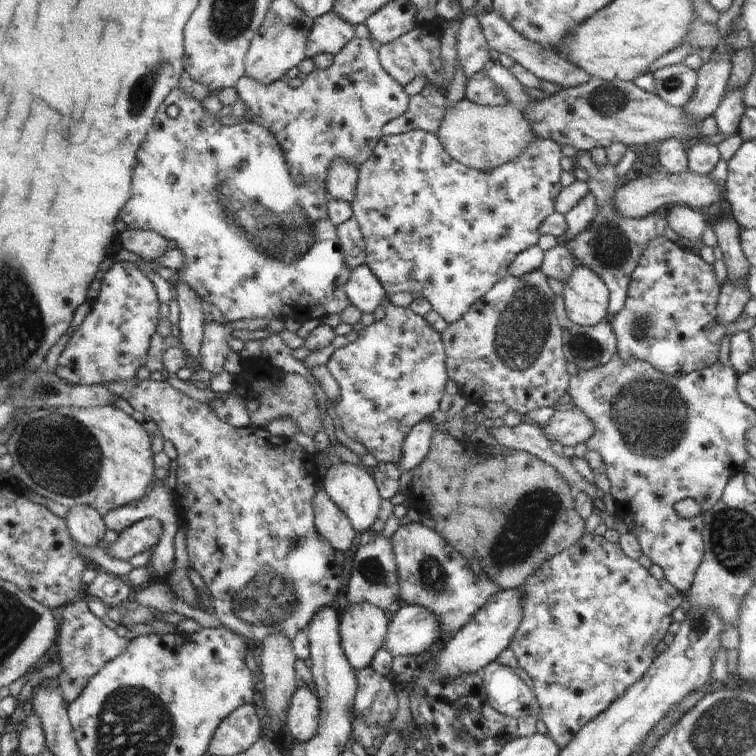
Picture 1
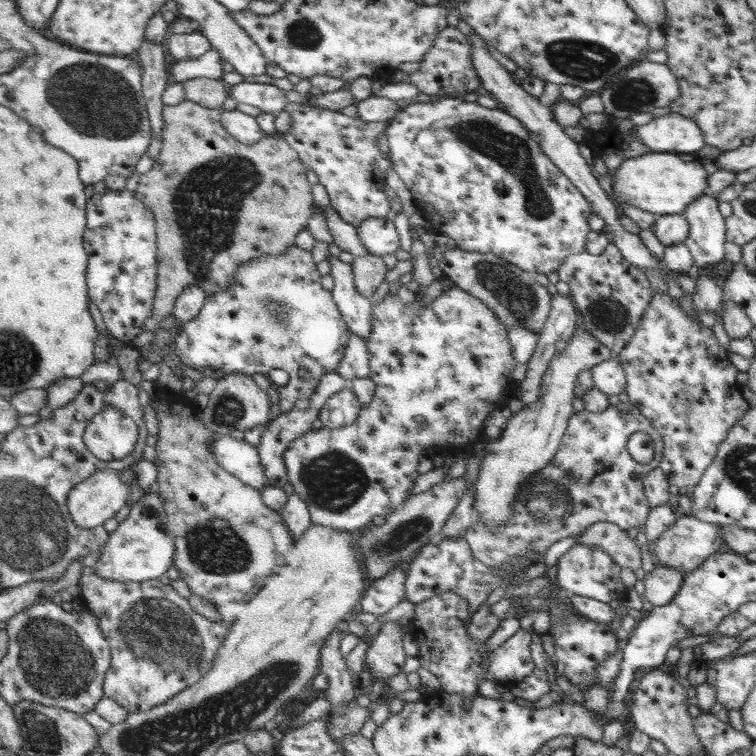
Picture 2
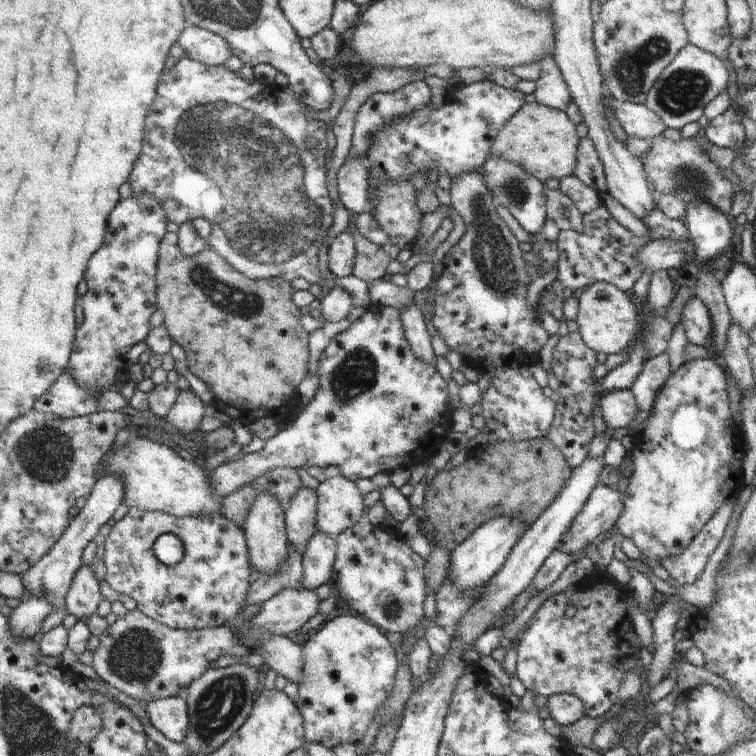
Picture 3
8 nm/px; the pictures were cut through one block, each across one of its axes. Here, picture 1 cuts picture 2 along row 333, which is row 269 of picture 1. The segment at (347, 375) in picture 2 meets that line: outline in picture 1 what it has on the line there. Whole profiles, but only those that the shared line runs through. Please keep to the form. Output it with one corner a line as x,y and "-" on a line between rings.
355,216
339,226
339,240
343,244
345,262
351,270
367,264
367,244
363,236
363,226
355,220

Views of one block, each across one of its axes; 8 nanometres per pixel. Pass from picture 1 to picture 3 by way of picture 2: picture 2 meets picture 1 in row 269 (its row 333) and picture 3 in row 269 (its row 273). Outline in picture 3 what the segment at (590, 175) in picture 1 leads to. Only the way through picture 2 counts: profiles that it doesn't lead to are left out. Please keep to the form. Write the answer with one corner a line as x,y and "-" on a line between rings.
597,208
593,212
587,212
581,216
581,228
579,230
565,230
557,234
555,246
559,248
557,258
557,280
565,288
569,288
575,296
589,288
591,284
613,284
621,292
631,294
633,284
641,278
643,268
637,264
637,260
631,256
639,248
643,248
647,240
633,236
629,230
619,226
611,214
607,214
605,208

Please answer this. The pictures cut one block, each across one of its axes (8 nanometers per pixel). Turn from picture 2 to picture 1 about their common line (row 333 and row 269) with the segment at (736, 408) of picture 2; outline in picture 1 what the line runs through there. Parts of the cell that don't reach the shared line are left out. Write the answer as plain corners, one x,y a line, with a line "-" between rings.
659,236
657,240
645,244
645,250
639,258
639,266
631,272
631,284
627,288
625,306
621,312
609,318
609,326
617,342
619,360
625,364
645,362
653,370
669,378
681,378
717,362
719,342
723,340
725,332
725,328
717,326
713,320
719,290
721,288
715,280
713,266
707,266
699,256
679,250
677,244
671,244
665,236

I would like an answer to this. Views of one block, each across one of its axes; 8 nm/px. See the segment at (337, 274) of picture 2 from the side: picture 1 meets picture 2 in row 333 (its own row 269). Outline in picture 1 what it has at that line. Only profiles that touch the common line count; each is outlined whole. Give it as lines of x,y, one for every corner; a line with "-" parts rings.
367,264
351,270
351,280
347,282
347,298
351,298
351,304
361,308
363,314
375,312
383,304
385,296
385,288

